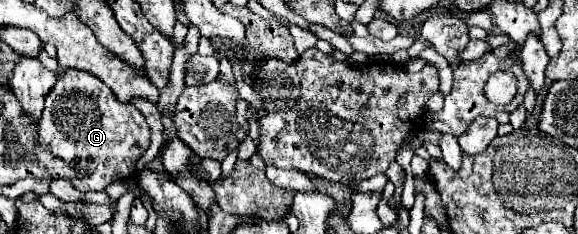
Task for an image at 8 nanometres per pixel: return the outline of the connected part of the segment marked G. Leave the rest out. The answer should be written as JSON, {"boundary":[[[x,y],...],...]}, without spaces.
{"boundary":[[[63,69],[59,73],[45,101],[39,133],[41,141],[45,141],[57,157],[79,169],[89,169],[85,181],[73,183],[79,191],[103,191],[117,177],[133,175],[137,159],[151,143],[149,125],[141,111],[131,103],[117,101],[113,91],[99,77],[81,69]]]}

